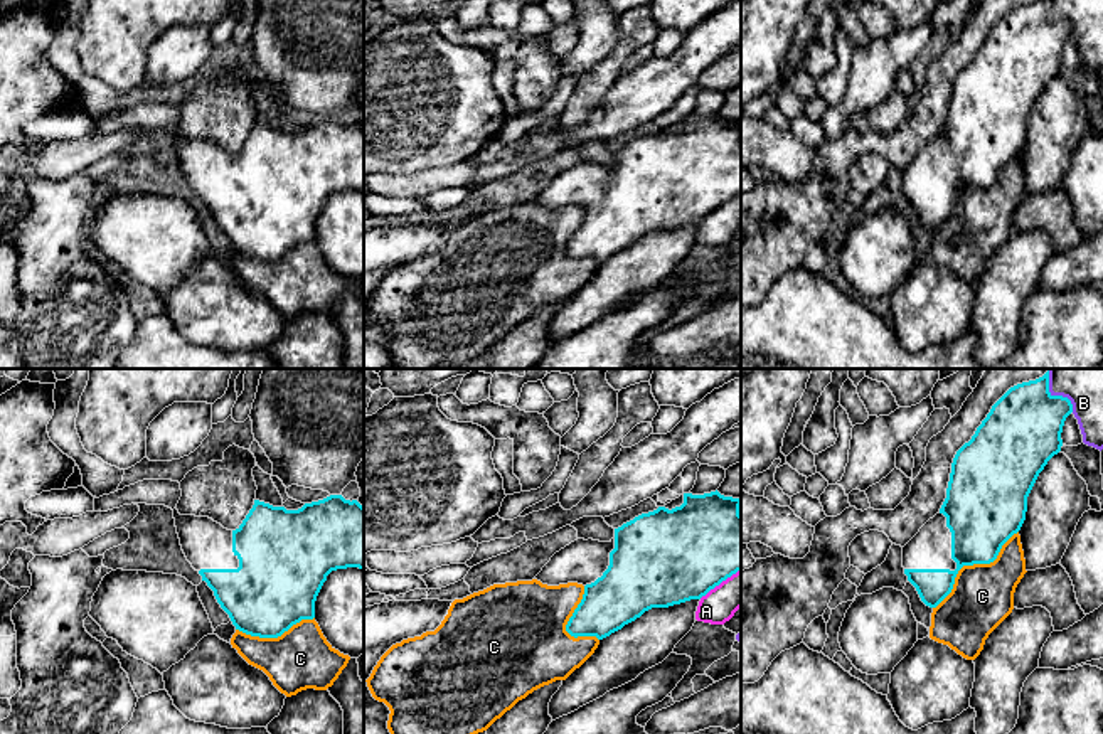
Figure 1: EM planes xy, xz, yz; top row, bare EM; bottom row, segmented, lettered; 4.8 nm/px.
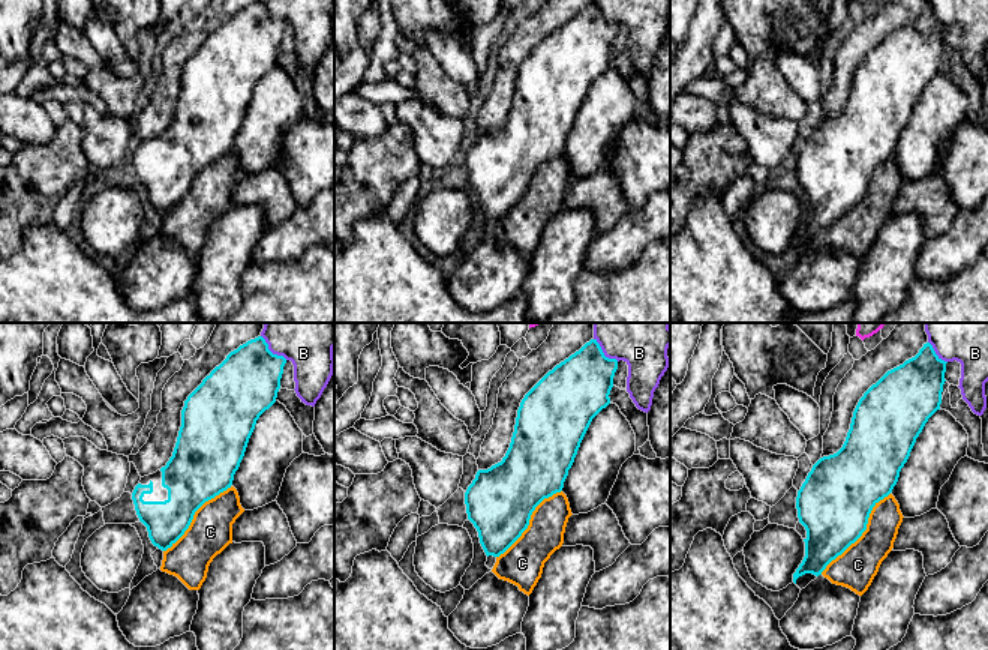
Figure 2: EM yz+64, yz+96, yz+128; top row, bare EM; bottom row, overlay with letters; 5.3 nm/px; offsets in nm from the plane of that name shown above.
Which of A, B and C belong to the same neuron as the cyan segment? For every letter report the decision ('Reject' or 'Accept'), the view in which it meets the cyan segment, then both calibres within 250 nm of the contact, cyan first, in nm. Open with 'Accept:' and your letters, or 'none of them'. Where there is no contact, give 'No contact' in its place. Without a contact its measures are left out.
Accept: none of them
A: Reject. Touches cyan in xz. Thickness 440 nm (cyan) against 160 nm
B: Reject. Touches cyan in yz. Thickness 360 nm (cyan) against 260 nm
C: Reject. Touches cyan in yz. Thickness 360 nm (cyan) against 300 nm

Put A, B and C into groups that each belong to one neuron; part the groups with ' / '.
A / B / C

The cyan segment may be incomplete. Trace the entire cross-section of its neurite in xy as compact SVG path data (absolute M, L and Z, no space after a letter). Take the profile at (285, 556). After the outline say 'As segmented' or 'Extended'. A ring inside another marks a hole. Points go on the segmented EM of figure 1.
M342 495L305 503L298 510L254 500L253 508L236 530L227 530L209 517L180 515L177 507L173 519L187 561L214 591L236 630L251 636L278 638L301 620L313 620L315 601L327 576L337 569L364 569L364 507Z. Extended

